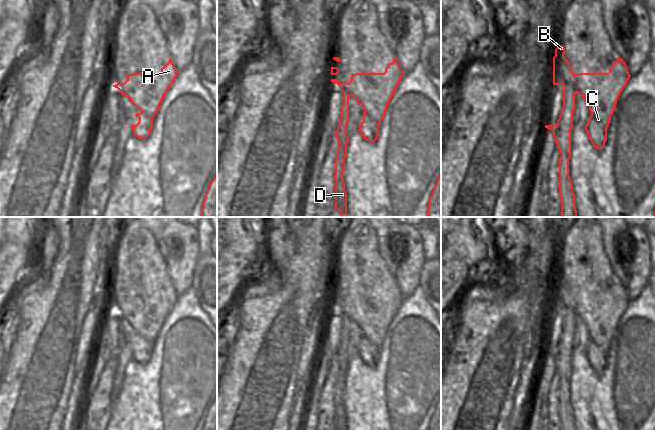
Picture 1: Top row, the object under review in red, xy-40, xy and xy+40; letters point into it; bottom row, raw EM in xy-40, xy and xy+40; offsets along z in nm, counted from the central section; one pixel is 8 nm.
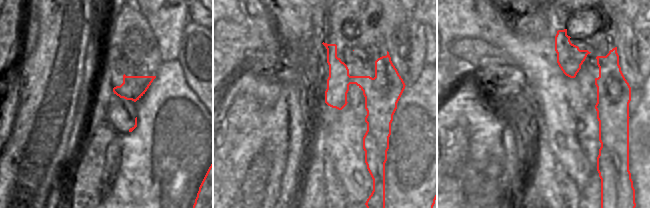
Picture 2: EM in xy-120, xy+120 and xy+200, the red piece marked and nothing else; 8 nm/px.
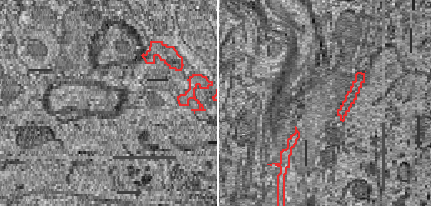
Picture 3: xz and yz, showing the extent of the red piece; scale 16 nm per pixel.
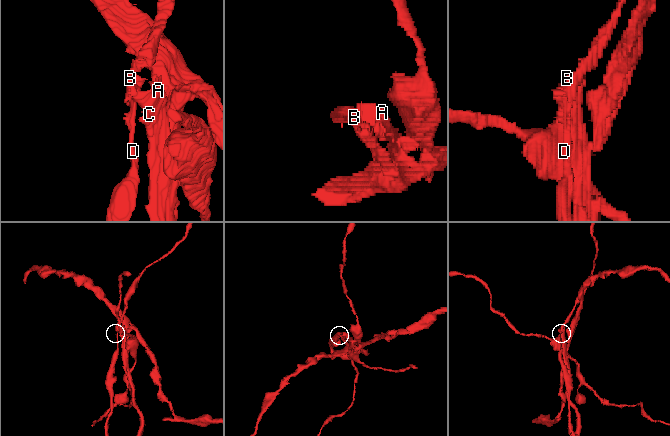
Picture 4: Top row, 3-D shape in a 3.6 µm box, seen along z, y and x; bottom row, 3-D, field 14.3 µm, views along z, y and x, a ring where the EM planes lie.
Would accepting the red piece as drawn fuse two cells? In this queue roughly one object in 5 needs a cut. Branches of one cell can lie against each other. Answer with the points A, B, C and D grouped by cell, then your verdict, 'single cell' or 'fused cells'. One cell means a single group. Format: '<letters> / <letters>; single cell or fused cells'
A C / B D; fused cells

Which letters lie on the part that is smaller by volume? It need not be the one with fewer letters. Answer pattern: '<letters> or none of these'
B, D

